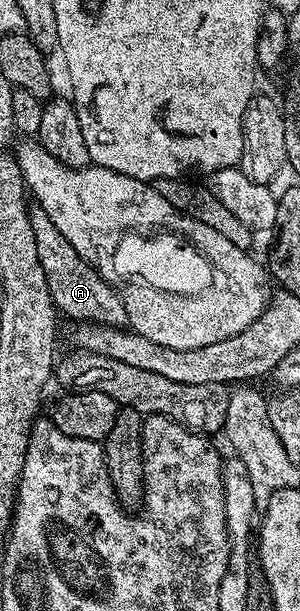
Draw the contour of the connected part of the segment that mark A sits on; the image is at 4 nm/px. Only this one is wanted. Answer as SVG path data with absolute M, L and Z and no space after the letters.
M38 206L30 209L30 224L33 225L33 240L37 240L37 256L41 260L41 268L45 268L45 280L49 280L51 299L55 301L56 311L67 318L76 318L79 324L97 326L127 326L127 313L118 292L103 279L91 265L86 262L61 236L57 224L49 220L48 214Z

